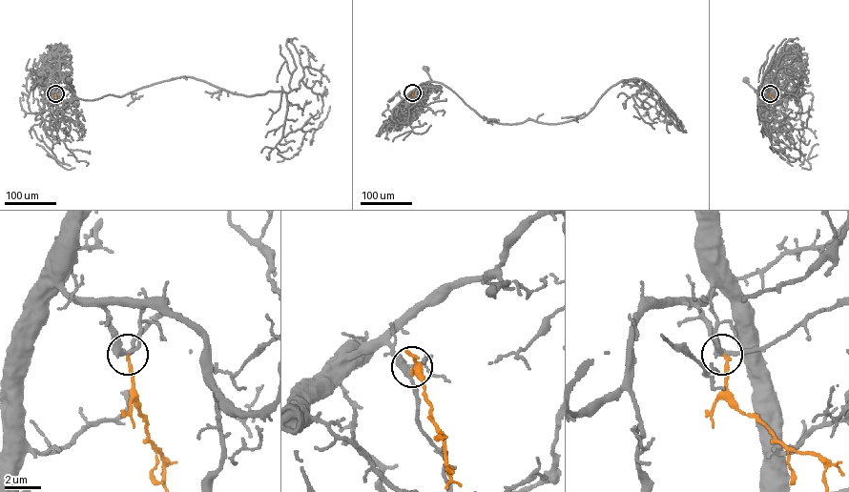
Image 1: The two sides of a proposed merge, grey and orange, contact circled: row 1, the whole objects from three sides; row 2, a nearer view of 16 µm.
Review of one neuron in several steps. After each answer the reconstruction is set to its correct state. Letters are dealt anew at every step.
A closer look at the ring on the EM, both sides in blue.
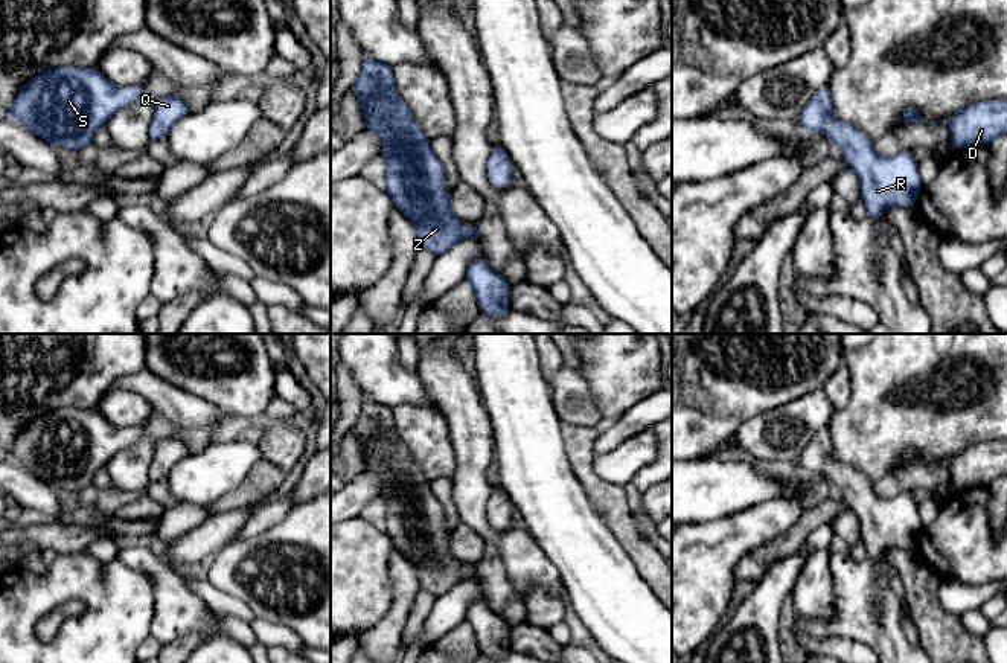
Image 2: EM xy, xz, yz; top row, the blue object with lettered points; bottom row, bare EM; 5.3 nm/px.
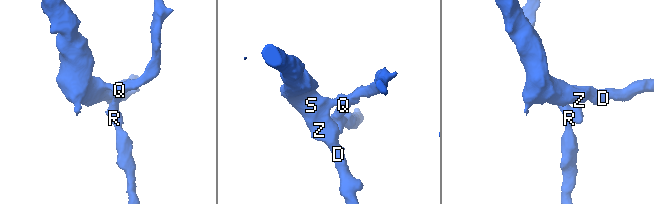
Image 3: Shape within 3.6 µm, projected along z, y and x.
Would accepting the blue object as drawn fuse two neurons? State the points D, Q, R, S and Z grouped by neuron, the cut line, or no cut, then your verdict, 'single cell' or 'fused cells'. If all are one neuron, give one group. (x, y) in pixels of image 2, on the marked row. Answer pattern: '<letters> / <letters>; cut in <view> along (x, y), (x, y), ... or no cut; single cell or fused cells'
D Q R S Z; no cut; single cell

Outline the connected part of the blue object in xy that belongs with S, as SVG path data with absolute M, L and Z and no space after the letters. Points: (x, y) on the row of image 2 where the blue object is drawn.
M98 67L44 69L20 88L9 117L56 148L81 149L91 145L94 133L107 125L117 110L136 102L142 93L142 85L120 87L108 81Z

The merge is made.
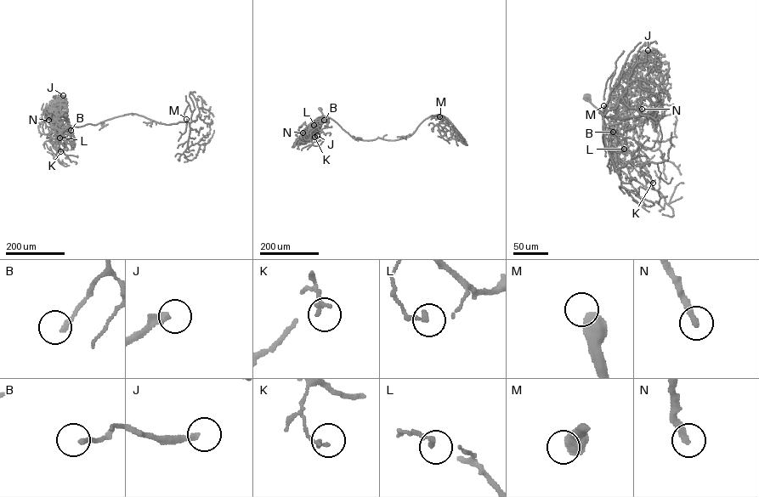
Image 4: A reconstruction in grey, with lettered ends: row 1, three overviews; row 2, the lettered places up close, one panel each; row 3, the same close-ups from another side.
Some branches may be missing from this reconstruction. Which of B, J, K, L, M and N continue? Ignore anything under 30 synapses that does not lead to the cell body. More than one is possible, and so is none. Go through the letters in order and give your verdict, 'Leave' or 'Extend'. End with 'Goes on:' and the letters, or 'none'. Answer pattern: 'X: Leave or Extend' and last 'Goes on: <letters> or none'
B: Leave
J: Extend
K: Leave
L: Leave
M: Leave
N: Extend
Goes on: J, N

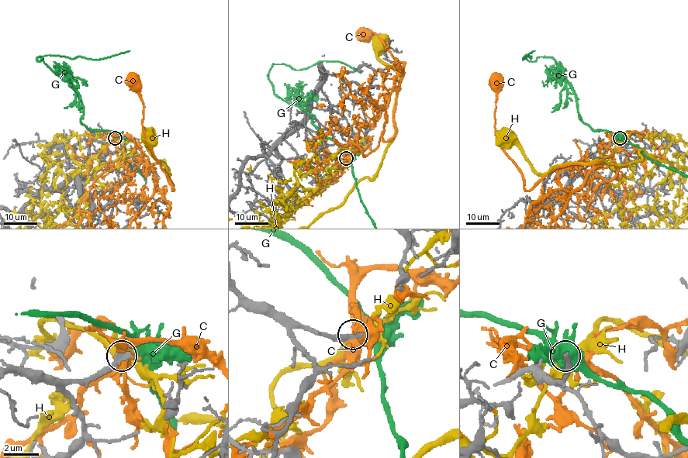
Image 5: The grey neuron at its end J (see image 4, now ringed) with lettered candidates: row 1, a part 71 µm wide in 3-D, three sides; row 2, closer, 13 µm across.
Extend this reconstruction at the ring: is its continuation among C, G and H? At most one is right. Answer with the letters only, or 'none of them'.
none of them

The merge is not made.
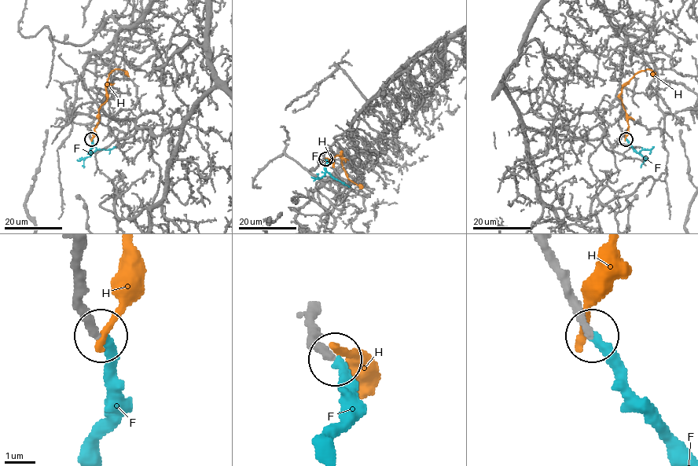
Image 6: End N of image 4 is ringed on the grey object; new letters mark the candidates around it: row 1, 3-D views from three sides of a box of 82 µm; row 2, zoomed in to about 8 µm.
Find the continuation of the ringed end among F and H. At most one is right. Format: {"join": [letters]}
{"join": ["F"]}

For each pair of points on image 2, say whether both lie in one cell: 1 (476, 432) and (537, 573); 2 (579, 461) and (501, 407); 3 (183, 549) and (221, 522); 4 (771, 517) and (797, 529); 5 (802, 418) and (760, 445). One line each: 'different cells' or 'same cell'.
1: same cell
2: different cells
3: same cell
4: different cells
5: same cell

